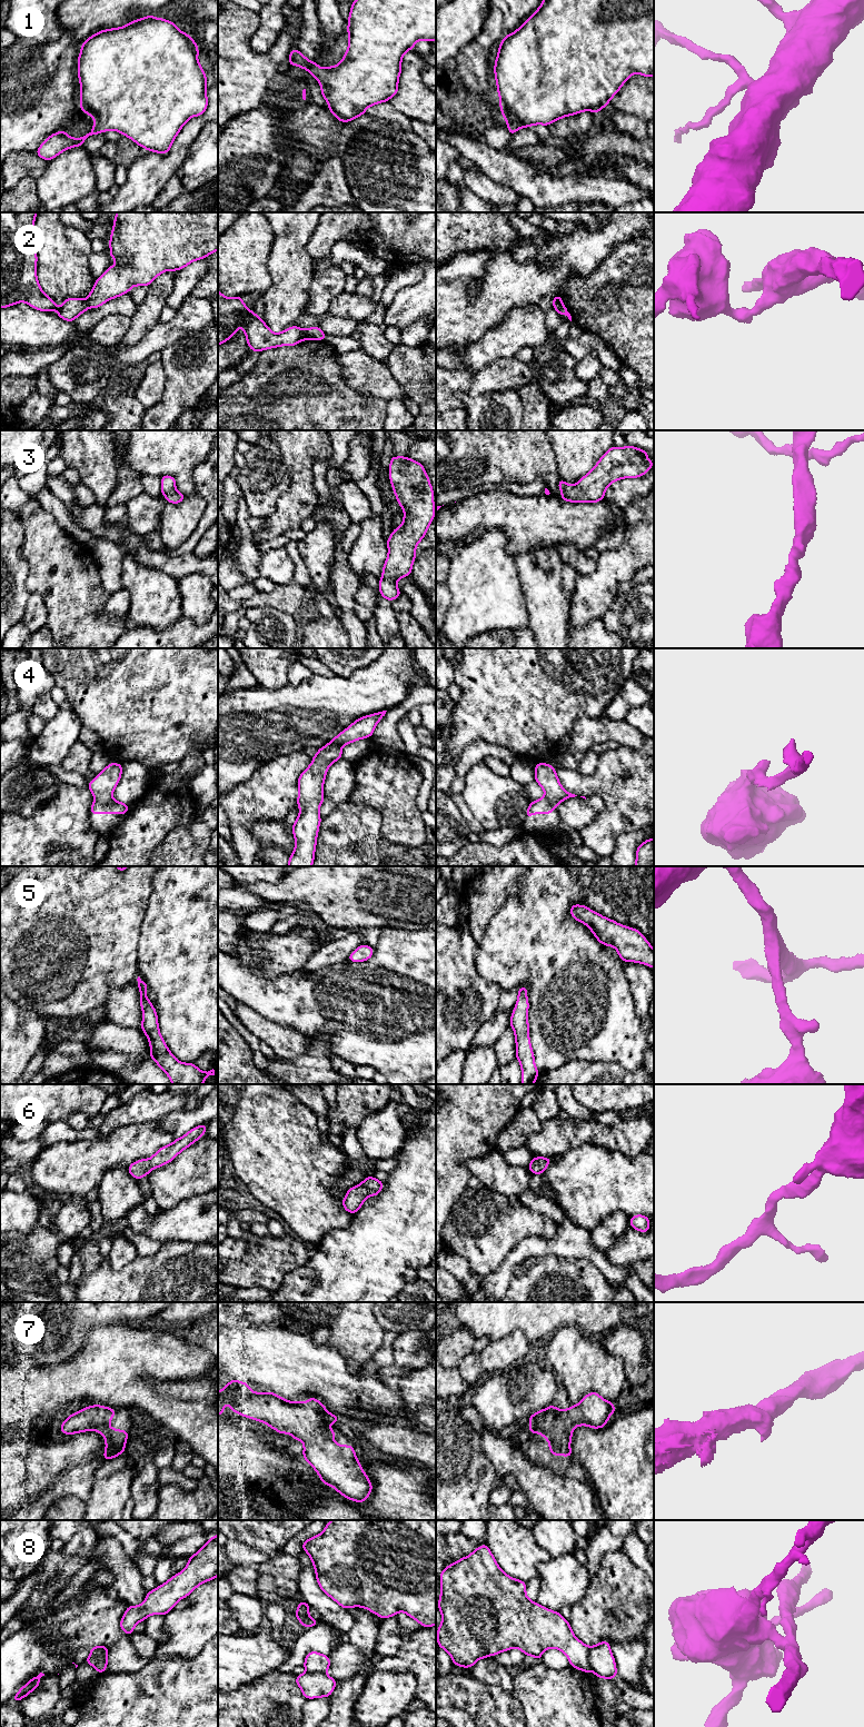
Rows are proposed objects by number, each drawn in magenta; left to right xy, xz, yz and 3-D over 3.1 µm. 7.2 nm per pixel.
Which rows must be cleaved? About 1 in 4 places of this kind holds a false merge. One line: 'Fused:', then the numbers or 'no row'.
Fused: 2, 8

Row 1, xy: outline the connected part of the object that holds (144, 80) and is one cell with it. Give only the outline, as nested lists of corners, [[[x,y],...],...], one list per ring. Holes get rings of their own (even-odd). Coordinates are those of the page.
[[[151,14],[133,20],[121,27],[107,29],[89,37],[81,46],[78,57],[78,77],[80,80],[80,111],[95,120],[92,130],[75,139],[64,130],[49,136],[36,153],[50,161],[72,147],[83,146],[85,140],[101,131],[116,130],[132,139],[148,151],[167,153],[183,125],[191,118],[202,115],[208,106],[206,93],[207,78],[198,62],[199,50],[195,40],[180,31],[175,22],[152,17]]]

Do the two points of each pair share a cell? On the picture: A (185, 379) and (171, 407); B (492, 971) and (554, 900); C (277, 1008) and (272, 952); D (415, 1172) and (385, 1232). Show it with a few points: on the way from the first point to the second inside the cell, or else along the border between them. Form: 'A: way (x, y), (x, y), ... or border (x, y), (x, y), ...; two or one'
A: way (185, 386), (174, 400); one
B: way (509, 953), (536, 926), (539, 917); one
C: border (250, 968), (266, 979), (276, 979), (299, 970); two
D: way (414, 1187), (410, 1190), (410, 1207), (399, 1218); one

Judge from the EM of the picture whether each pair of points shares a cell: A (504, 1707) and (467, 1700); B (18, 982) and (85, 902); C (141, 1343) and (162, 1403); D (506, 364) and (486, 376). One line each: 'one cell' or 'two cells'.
A: one cell
B: one cell
C: one cell
D: one cell

